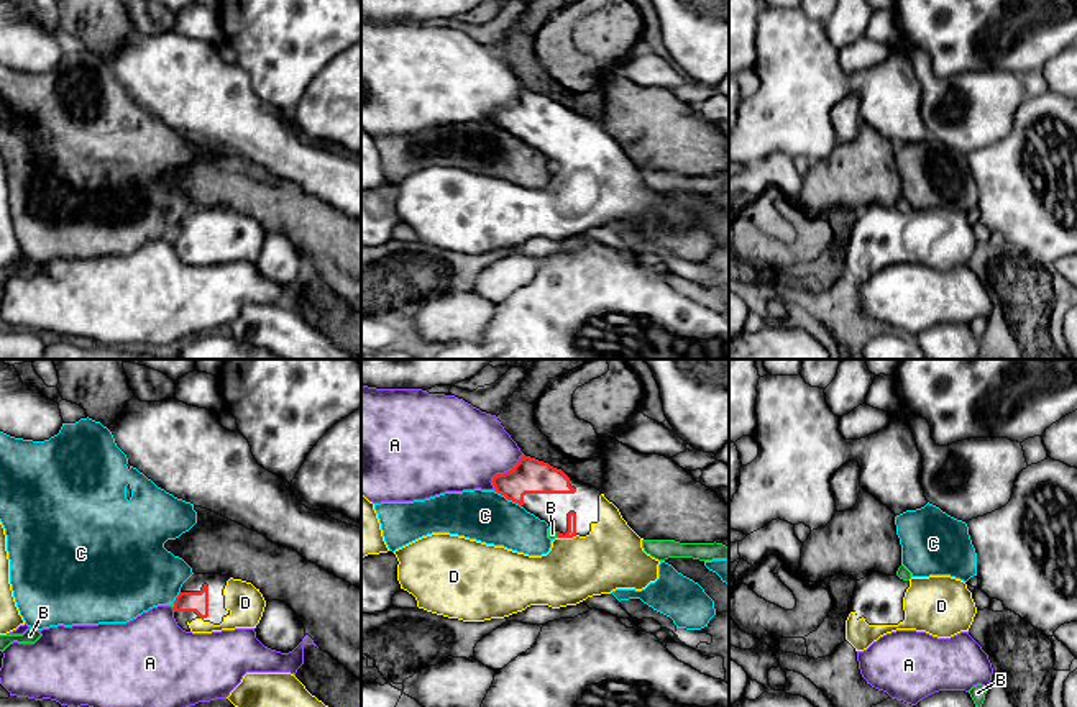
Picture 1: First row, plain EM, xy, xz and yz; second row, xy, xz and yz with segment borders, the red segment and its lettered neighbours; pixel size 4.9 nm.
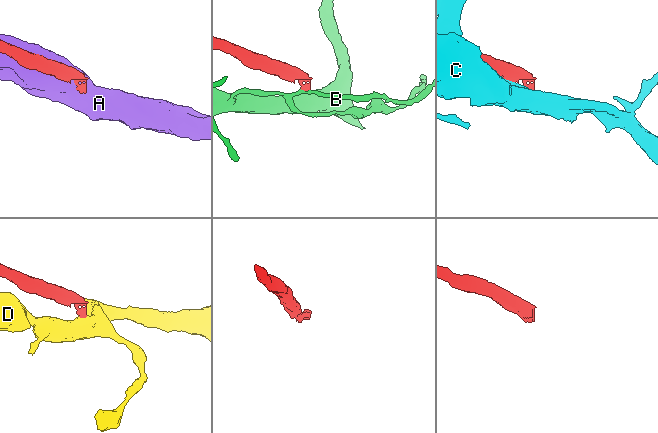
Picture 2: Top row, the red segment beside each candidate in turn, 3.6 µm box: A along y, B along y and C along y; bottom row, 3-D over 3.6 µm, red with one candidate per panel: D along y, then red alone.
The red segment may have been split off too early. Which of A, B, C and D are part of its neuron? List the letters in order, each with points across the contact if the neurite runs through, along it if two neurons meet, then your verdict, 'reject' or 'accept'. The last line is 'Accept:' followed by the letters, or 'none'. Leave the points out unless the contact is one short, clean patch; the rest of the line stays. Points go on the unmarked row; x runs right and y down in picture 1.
A: reject
B: border along xz (555, 164), (559, 169); reject
C: reject
D: runs through xz (572, 150), (567, 169), (586, 189), (611, 189); accept
Accept: D

